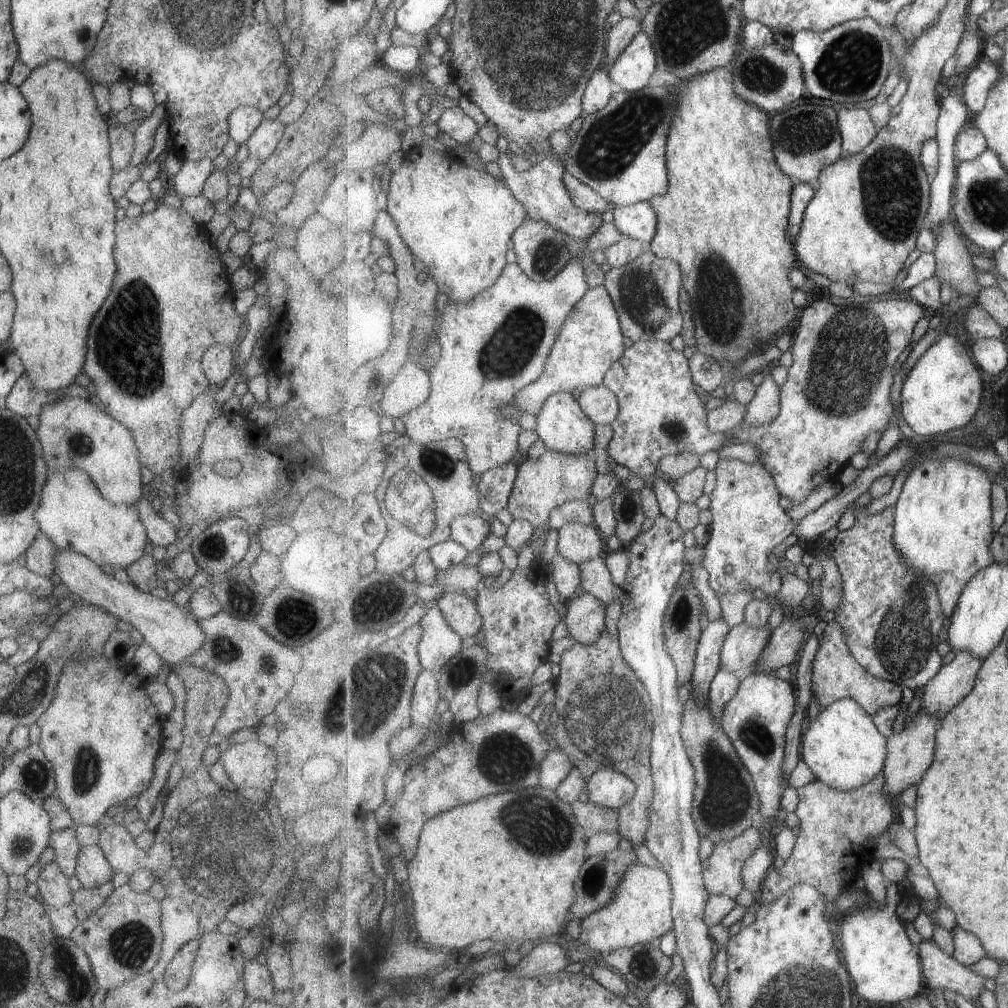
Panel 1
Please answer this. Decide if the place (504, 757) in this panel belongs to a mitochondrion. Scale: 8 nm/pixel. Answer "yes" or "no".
yes

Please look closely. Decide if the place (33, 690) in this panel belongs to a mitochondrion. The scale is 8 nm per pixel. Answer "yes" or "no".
yes

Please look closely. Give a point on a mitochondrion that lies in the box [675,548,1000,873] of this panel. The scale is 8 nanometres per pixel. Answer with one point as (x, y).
(902, 643)

